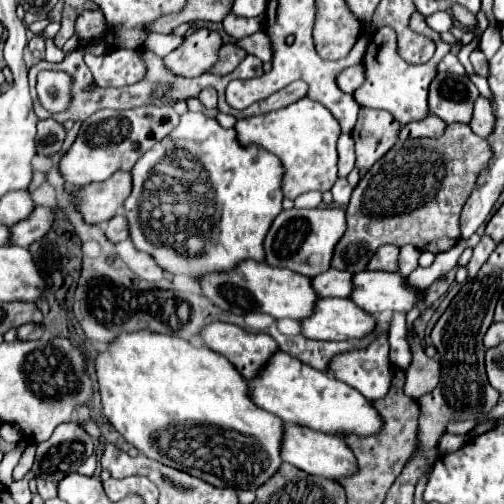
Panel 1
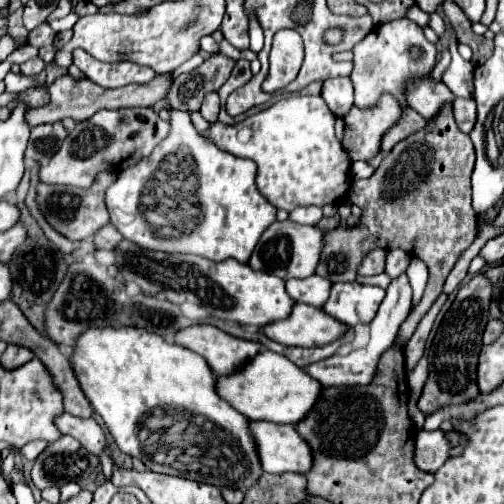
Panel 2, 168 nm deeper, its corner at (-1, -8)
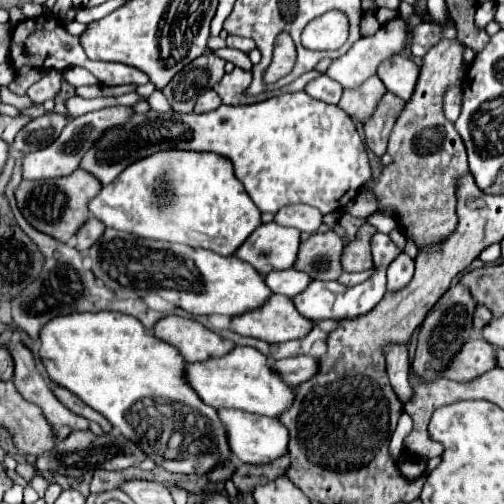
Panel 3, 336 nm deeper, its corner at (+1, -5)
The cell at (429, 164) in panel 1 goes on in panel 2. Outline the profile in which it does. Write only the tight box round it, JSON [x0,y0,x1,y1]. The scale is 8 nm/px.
[316,108,478,350]

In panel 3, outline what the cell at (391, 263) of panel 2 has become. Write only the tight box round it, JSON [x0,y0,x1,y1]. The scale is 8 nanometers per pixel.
[338,269,374,287]

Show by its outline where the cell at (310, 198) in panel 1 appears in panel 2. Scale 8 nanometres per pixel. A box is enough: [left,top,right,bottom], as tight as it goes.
[290,206,322,224]

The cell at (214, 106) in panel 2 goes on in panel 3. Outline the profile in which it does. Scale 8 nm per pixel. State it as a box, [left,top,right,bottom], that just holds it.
[194,89,222,113]

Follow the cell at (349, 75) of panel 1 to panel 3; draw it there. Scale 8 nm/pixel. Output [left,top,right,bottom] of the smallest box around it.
[304,75,342,103]

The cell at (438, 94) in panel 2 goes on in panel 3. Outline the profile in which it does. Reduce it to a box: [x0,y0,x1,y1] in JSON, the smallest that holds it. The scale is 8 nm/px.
[378,55,418,101]

